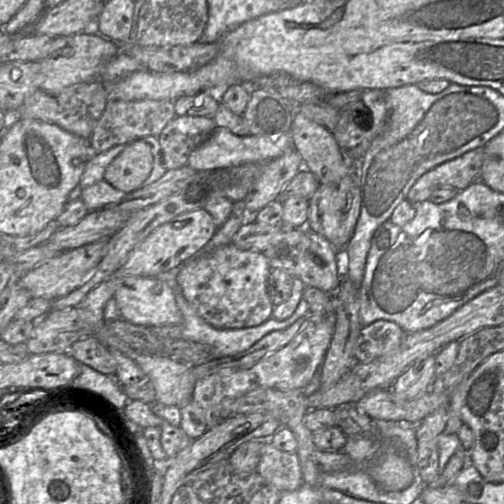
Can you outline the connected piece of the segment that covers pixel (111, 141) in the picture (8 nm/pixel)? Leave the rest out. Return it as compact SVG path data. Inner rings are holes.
M108 99L105 110L97 121L89 139L93 155L104 152L116 145L129 144L147 136L158 137L167 123L175 116L174 101L124 101L119 99Z

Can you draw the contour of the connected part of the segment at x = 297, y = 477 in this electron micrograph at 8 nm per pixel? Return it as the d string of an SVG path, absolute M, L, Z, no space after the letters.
M264 441L256 470L281 492L294 491L304 483L297 453L283 452Z

